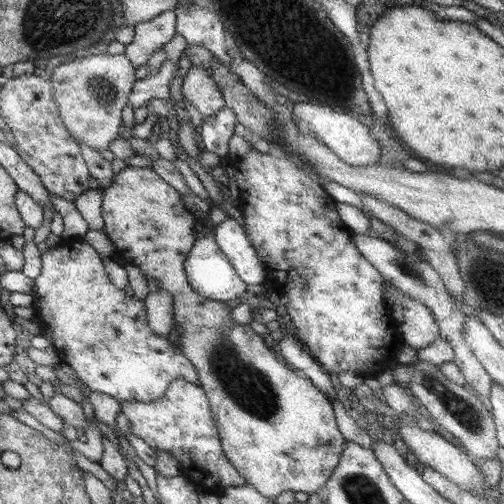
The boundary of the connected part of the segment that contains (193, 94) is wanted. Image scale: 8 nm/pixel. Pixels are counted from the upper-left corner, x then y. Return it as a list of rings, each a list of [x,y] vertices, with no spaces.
[[[193,65],[182,85],[182,94],[200,112],[202,120],[210,120],[225,106],[225,98],[211,78],[210,72],[199,65]]]

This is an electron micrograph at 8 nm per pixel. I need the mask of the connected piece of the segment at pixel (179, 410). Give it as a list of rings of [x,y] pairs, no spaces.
[[[182,378],[173,380],[159,400],[121,404],[121,412],[130,421],[131,434],[141,438],[156,451],[172,454],[178,460],[181,475],[198,488],[221,493],[229,487],[247,485],[224,455],[215,419],[212,419],[206,392]]]

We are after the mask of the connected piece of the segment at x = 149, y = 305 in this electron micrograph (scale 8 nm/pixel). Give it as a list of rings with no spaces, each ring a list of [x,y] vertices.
[[[156,290],[143,300],[146,308],[148,328],[156,336],[168,336],[174,322],[174,300],[170,292]]]

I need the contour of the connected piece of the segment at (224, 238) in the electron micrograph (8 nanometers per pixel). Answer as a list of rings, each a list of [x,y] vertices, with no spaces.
[[[229,217],[216,226],[213,233],[218,247],[228,257],[230,264],[246,284],[262,285],[268,282],[264,270],[265,264],[260,262],[260,257],[243,226]]]

